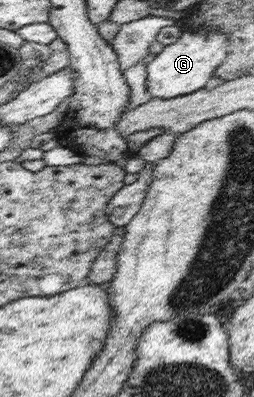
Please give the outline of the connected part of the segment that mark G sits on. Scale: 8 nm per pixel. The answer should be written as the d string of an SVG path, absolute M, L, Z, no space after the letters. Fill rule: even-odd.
M185 29L178 41L163 48L147 66L147 88L149 95L162 99L188 95L205 87L216 68L226 59L229 41L223 31L195 33Z

